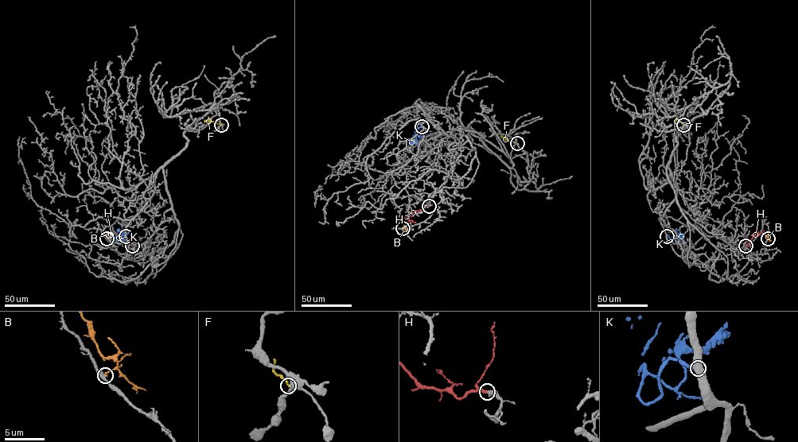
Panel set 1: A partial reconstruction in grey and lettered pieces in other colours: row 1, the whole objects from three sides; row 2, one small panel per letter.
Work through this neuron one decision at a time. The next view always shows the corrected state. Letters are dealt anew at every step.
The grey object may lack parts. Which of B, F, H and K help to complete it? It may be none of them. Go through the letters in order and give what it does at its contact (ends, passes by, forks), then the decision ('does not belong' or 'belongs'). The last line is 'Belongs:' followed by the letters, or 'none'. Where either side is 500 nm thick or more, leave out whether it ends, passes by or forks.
B: it ends there; does not belong
F: does not belong
H: it ends there; belongs
K: does not belong
Belongs: H

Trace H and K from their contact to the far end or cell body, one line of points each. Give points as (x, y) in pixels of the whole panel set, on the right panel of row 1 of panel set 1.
H: (745, 246), (749, 245), (753, 235), (762, 233)
K: (667, 236), (671, 241), (674, 236), (679, 236), (680, 241), (683, 237)

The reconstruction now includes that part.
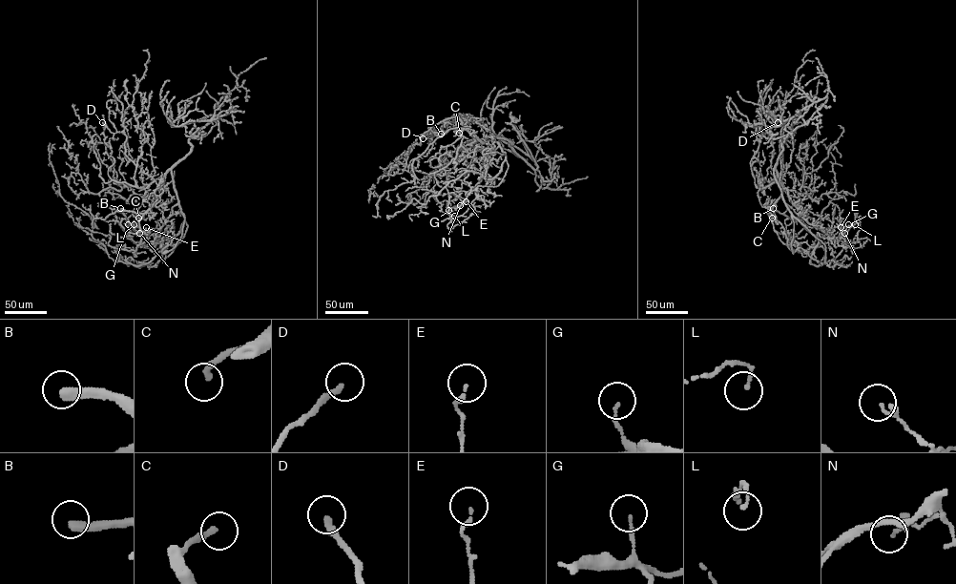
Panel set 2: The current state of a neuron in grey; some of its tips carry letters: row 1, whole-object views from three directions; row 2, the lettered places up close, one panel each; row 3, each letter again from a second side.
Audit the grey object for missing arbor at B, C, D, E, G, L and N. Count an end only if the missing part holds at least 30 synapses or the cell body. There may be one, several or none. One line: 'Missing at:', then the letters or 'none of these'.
Missing at: B, C, D

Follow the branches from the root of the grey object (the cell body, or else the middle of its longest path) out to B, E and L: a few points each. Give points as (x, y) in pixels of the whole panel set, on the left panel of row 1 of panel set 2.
B: (167, 171), (162, 194), (146, 211), (136, 213), (120, 208)
E: (167, 171), (171, 170), (178, 202), (161, 227), (146, 238), (146, 227)
L: (167, 171), (171, 170), (178, 200), (172, 207), (172, 214), (158, 230), (146, 238), (128, 226), (134, 224)

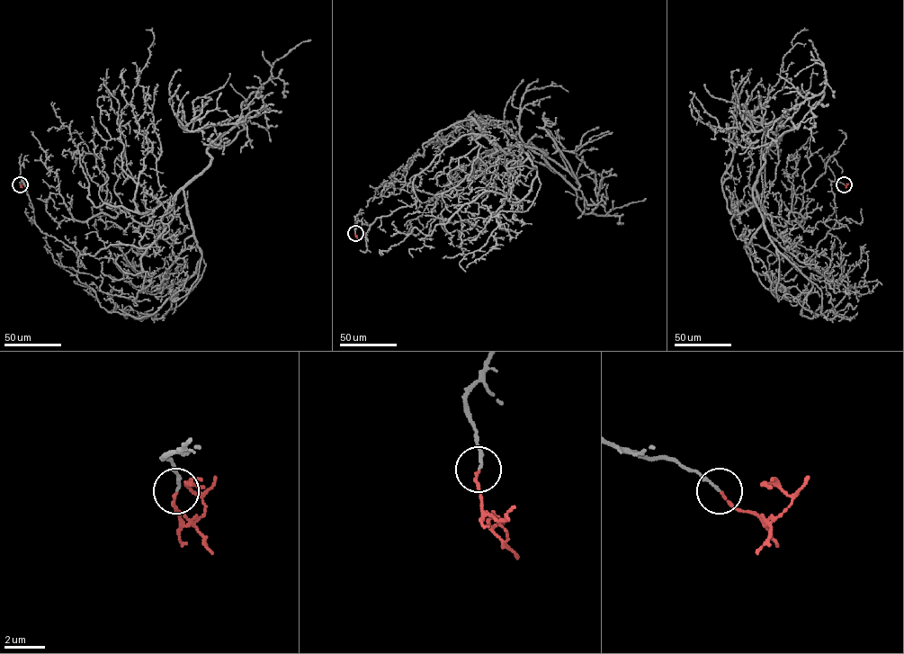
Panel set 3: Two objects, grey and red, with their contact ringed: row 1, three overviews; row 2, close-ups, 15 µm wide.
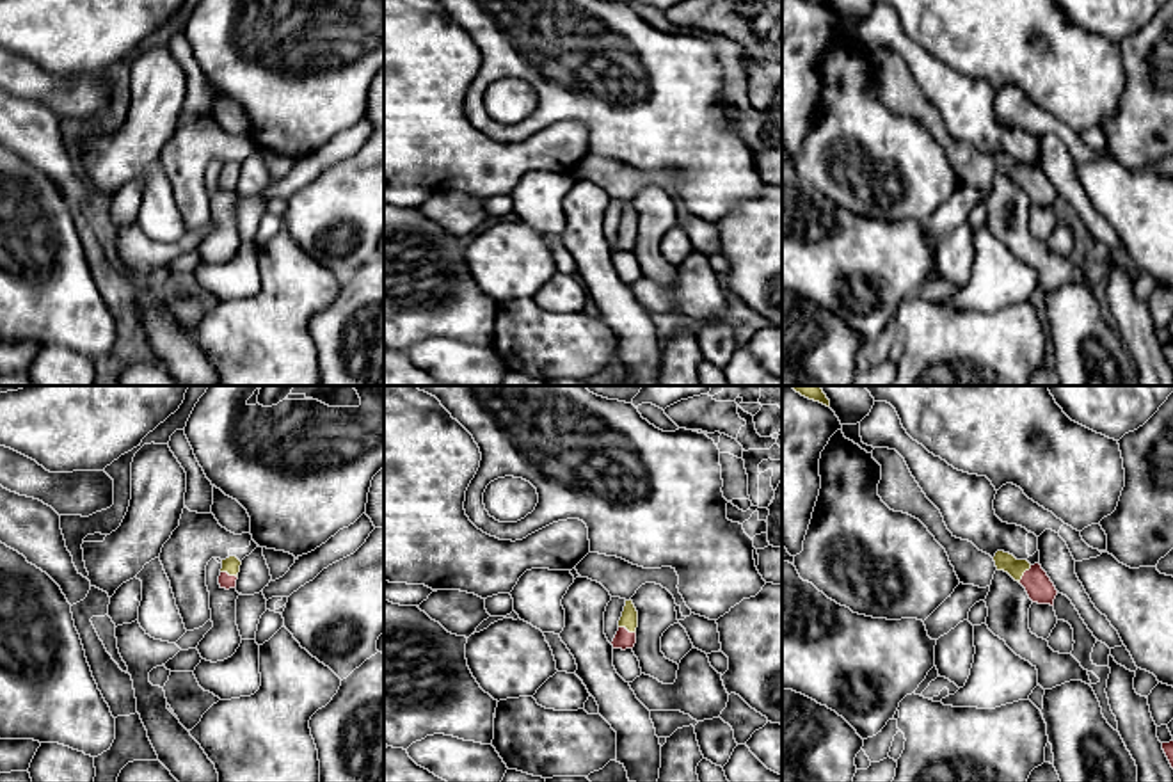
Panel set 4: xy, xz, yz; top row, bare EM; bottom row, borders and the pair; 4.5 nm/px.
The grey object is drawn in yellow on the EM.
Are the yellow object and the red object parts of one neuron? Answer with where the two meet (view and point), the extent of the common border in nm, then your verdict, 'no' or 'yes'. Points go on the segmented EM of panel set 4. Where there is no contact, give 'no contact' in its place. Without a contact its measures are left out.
meets yellow in yz at (1022, 574); contact 100 nm long; yes

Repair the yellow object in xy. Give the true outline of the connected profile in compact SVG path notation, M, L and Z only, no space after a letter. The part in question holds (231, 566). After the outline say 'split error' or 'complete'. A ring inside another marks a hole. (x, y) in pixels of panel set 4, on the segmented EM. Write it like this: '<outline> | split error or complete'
M229 556L229 558L222 560L222 569L220 569L220 576L219 576L220 588L229 590L229 588L236 586L240 565L242 565L242 562L236 556Z | split error

